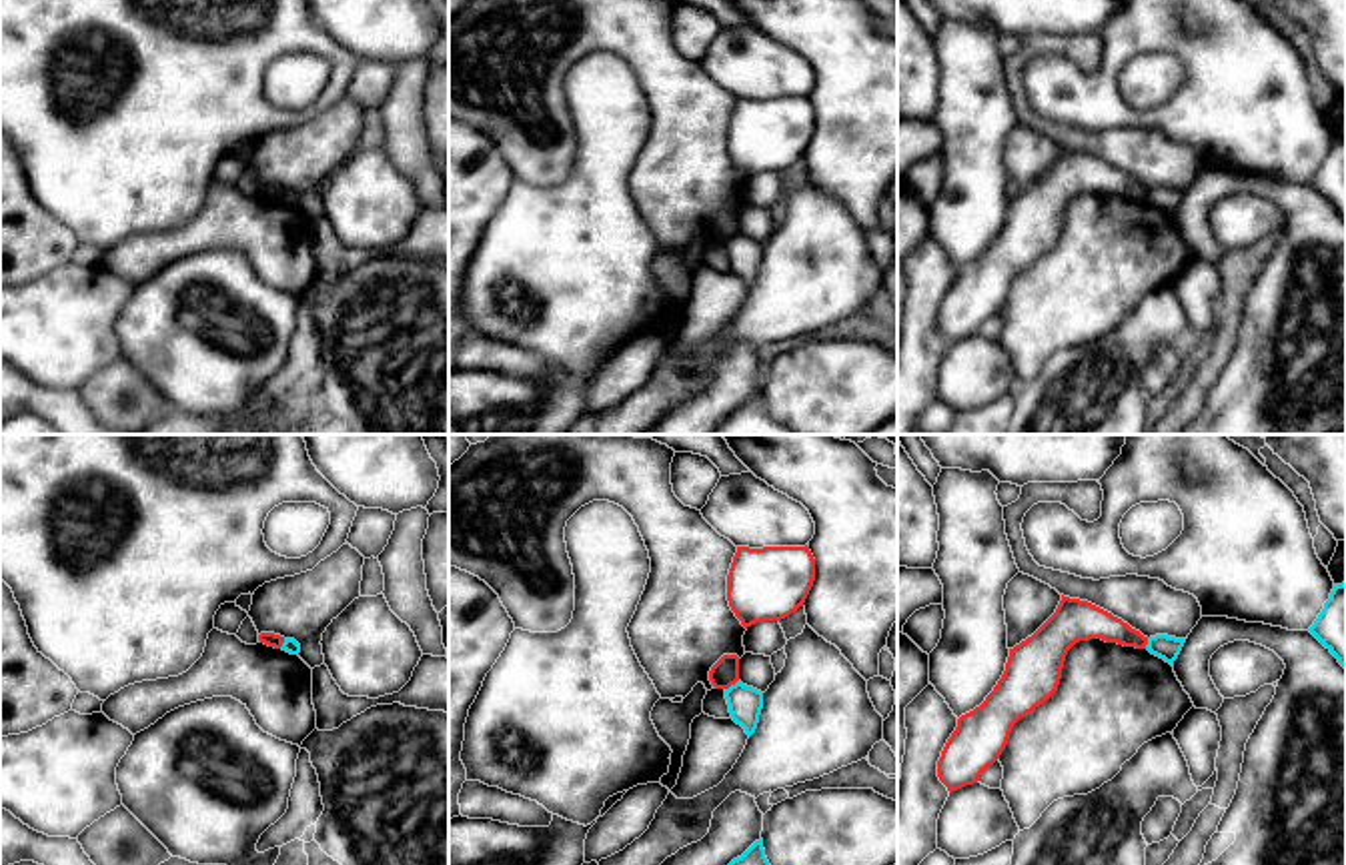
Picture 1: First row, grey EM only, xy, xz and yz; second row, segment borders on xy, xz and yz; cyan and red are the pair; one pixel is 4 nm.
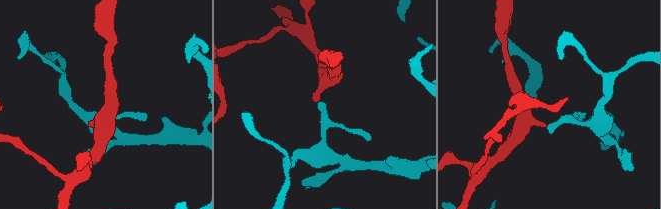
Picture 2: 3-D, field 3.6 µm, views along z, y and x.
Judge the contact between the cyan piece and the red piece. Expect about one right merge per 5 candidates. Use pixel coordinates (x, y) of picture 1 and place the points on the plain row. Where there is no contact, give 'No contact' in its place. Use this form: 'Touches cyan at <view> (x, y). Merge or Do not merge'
Touches cyan at xz (732, 237). Do not merge

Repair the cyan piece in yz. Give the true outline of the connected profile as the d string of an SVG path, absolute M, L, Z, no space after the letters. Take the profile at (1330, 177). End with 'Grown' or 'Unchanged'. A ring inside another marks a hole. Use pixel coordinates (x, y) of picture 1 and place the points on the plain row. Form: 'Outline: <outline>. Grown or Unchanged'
Outline: M1346 134L1334 136L1330 150L1308 182L1346 220Z. Unchanged

